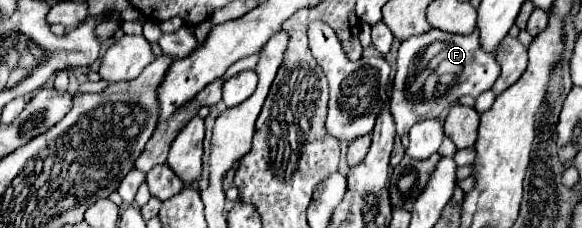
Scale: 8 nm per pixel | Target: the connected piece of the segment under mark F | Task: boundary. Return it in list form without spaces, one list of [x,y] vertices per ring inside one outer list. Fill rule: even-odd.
[[[430,29],[424,35],[402,41],[396,57],[396,77],[390,89],[390,113],[396,123],[396,133],[406,135],[414,123],[440,117],[460,97],[490,89],[498,73],[496,53],[482,49],[478,29],[470,35],[448,35],[440,29]]]

